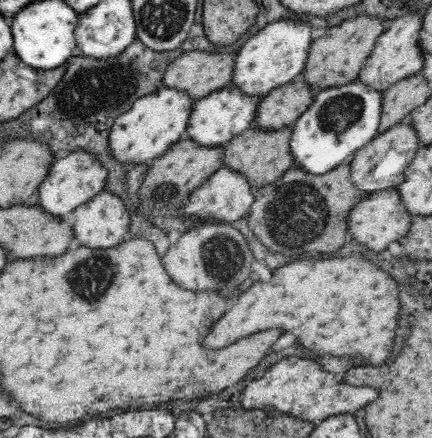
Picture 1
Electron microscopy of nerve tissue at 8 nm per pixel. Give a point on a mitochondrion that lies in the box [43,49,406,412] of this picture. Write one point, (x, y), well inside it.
(297, 213)

